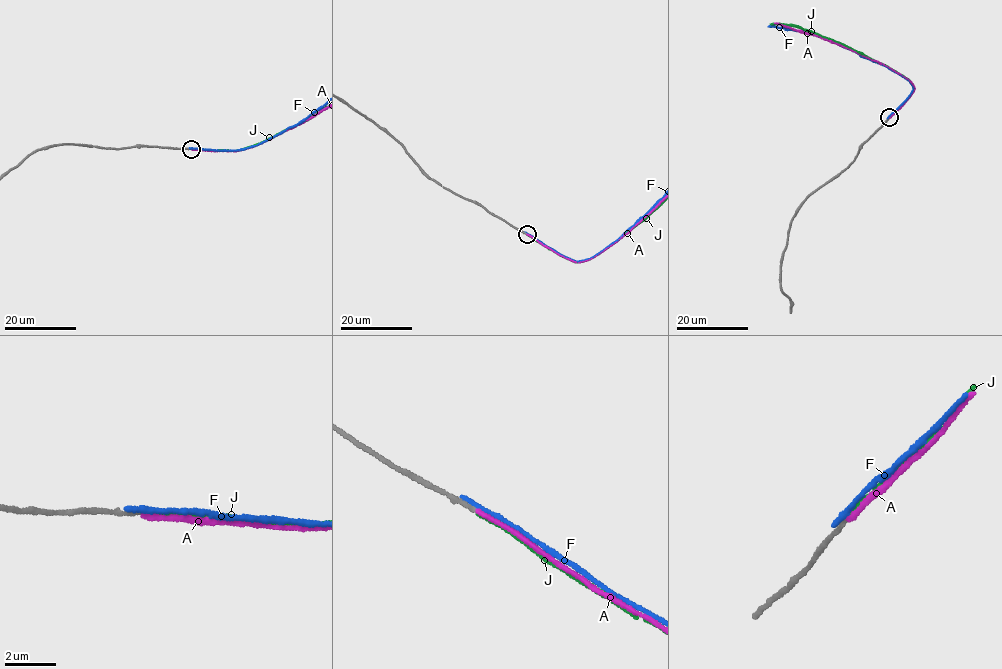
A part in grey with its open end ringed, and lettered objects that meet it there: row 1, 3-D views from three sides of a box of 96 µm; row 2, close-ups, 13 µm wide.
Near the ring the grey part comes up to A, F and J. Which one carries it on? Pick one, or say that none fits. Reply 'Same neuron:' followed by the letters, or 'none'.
Same neuron: J

